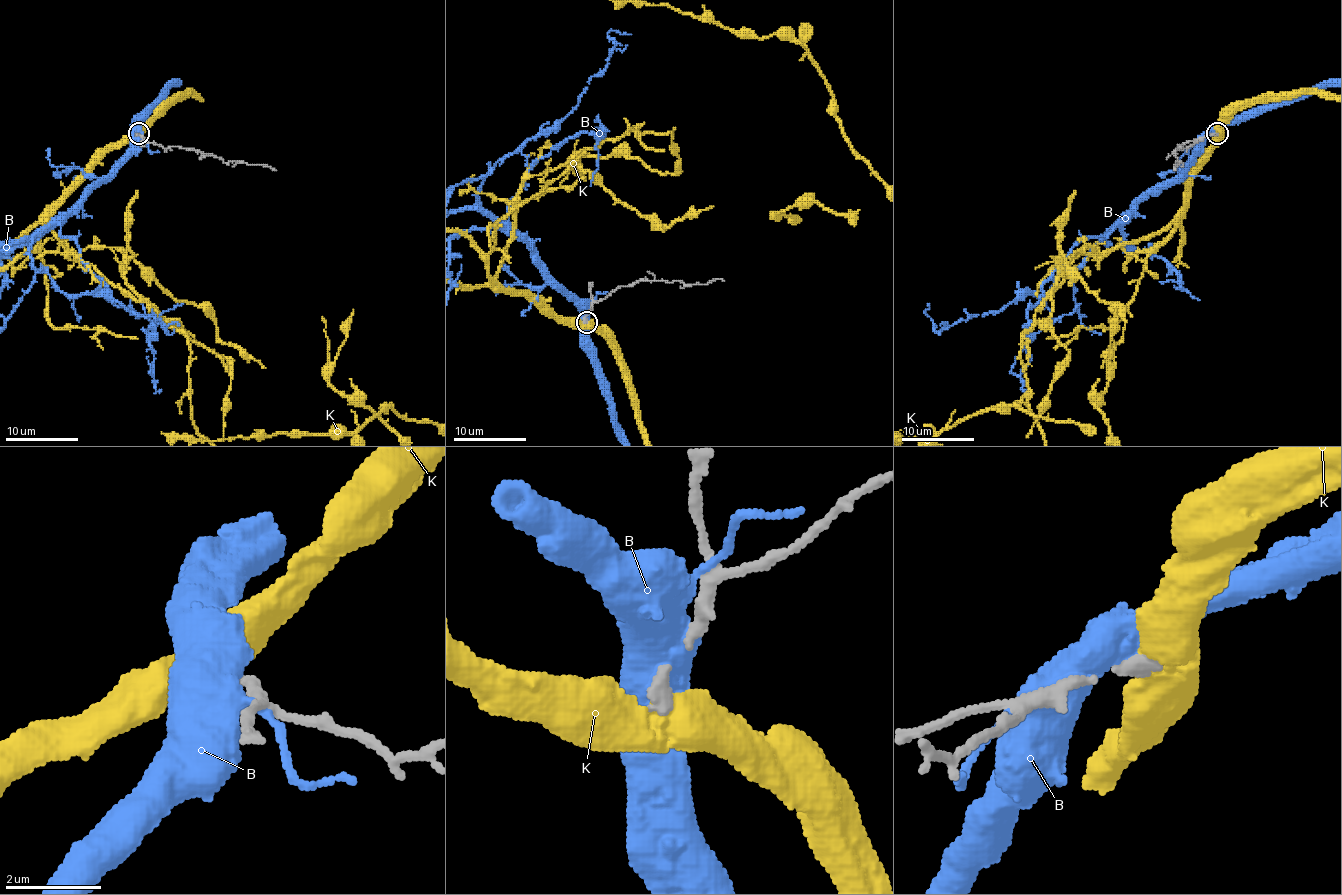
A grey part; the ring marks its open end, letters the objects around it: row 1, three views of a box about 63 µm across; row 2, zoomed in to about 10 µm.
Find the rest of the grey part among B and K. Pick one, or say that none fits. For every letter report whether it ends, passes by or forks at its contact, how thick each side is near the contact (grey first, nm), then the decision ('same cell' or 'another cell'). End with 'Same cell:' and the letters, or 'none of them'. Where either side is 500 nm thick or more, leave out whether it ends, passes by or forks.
B: 320/750 nm | another cell
K: 320/550 nm | same cell
Same cell: K

